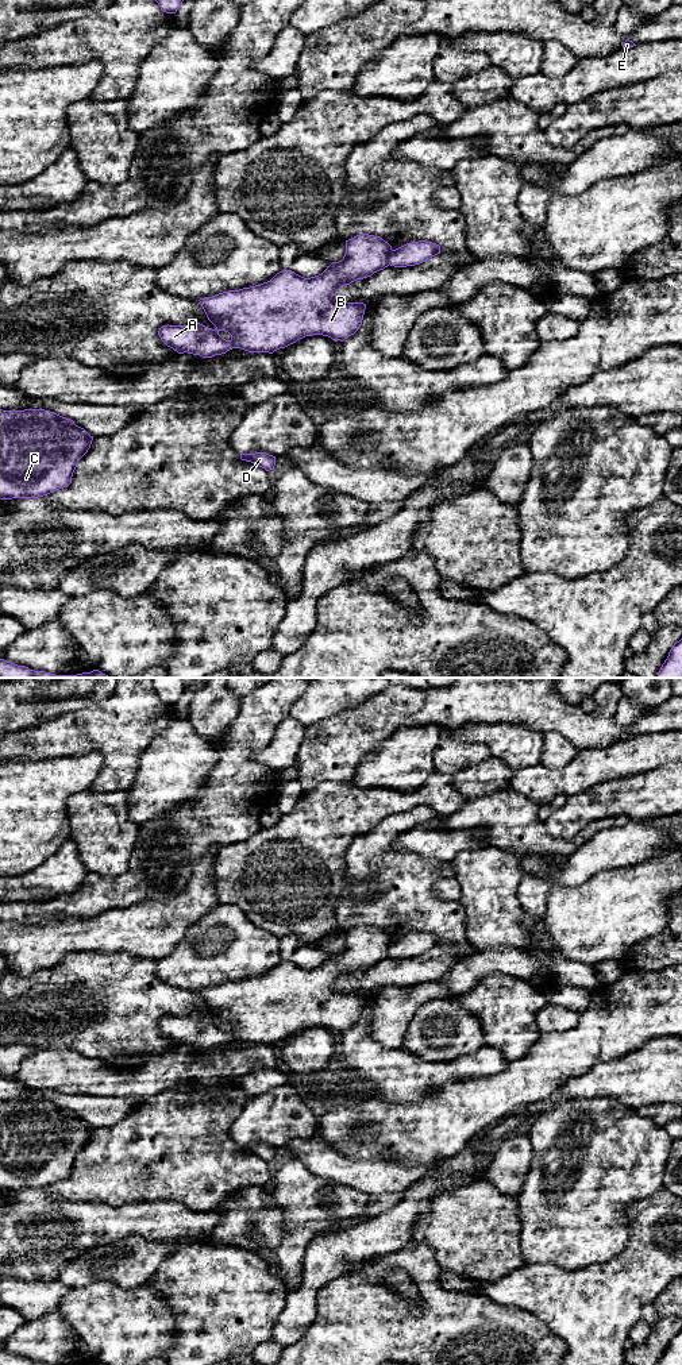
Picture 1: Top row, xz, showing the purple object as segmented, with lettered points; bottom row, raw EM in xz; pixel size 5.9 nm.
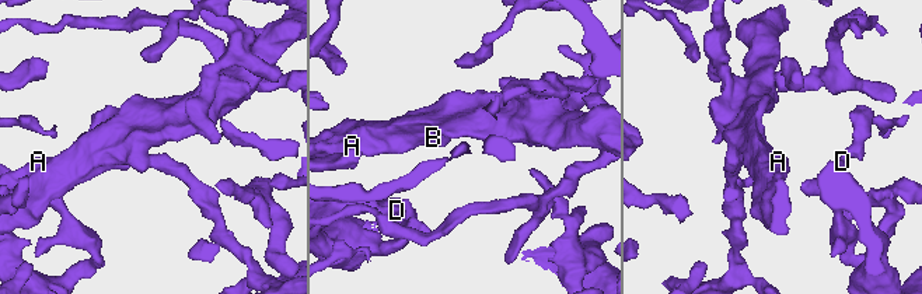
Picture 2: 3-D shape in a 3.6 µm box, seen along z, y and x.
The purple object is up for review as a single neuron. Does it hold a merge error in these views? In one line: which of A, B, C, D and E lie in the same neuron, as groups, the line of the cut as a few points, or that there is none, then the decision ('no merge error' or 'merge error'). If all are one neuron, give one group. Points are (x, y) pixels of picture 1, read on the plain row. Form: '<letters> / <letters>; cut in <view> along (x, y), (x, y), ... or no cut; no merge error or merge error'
A B / C D E; cut in xz along (392, 941), (388, 955); merge error

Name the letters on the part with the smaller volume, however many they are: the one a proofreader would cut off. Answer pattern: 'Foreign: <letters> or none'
Foreign: A, B

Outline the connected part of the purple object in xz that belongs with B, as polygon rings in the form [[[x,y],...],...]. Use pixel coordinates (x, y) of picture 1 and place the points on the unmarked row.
[[[357,926],[346,932],[343,951],[319,967],[304,969],[284,960],[261,976],[200,990],[215,1021],[194,1013],[163,1017],[158,1026],[178,1045],[203,1049],[232,1040],[273,1045],[313,1026],[343,1033],[359,1021],[366,995],[342,992],[336,983],[388,959],[390,944],[382,929]]]

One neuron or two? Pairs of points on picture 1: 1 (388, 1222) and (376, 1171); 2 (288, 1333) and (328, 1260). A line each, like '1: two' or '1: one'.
1: two
2: one

